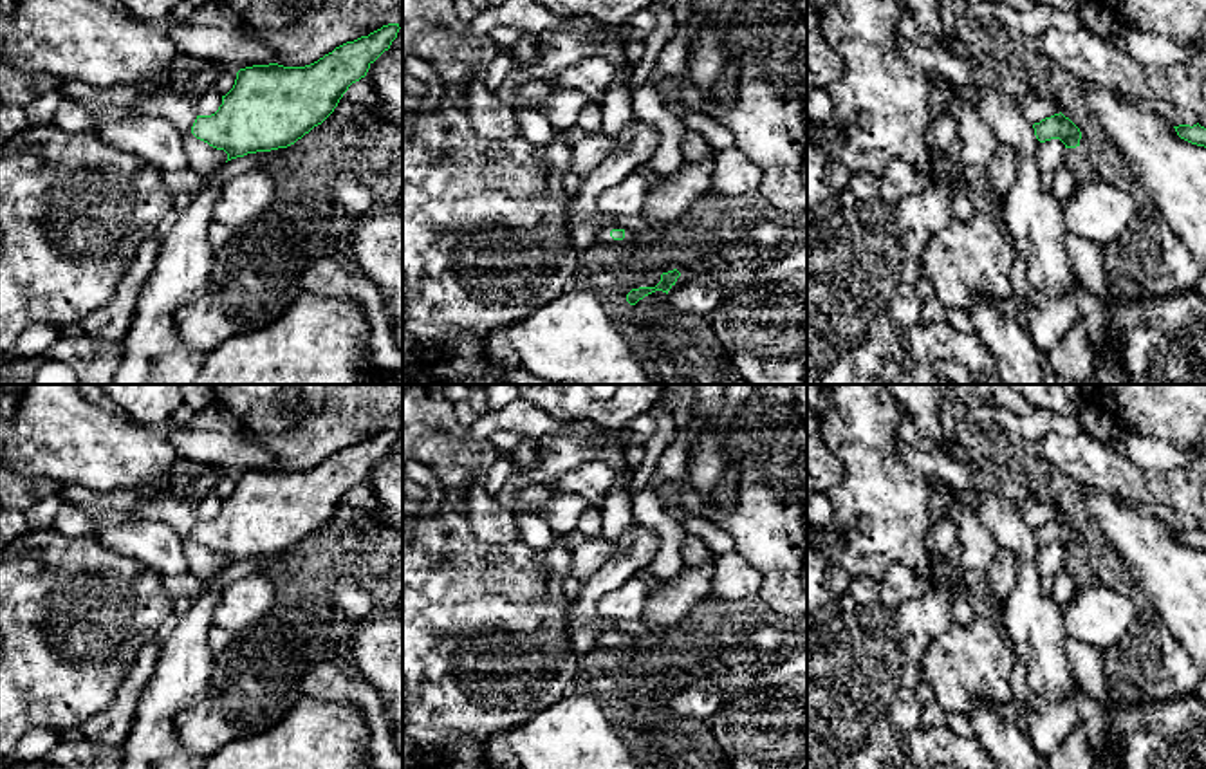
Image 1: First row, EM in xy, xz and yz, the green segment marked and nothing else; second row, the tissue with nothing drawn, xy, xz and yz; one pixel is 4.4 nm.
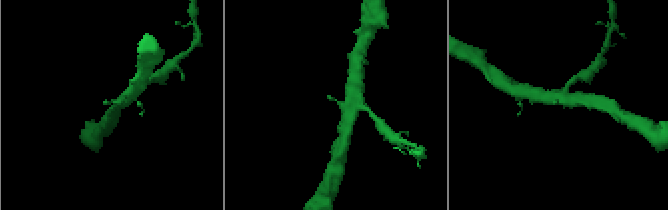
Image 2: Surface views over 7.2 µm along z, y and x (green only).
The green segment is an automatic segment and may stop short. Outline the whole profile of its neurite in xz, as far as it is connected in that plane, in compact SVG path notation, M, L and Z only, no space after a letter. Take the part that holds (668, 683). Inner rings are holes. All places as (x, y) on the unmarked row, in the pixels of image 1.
M677 673L663 677L661 679L661 686L655 691L639 691L639 693L632 693L626 699L626 706L630 709L635 709L639 704L643 704L645 700L655 697L655 695L663 695L668 699L668 695L675 690L677 682L681 681L681 677Z

